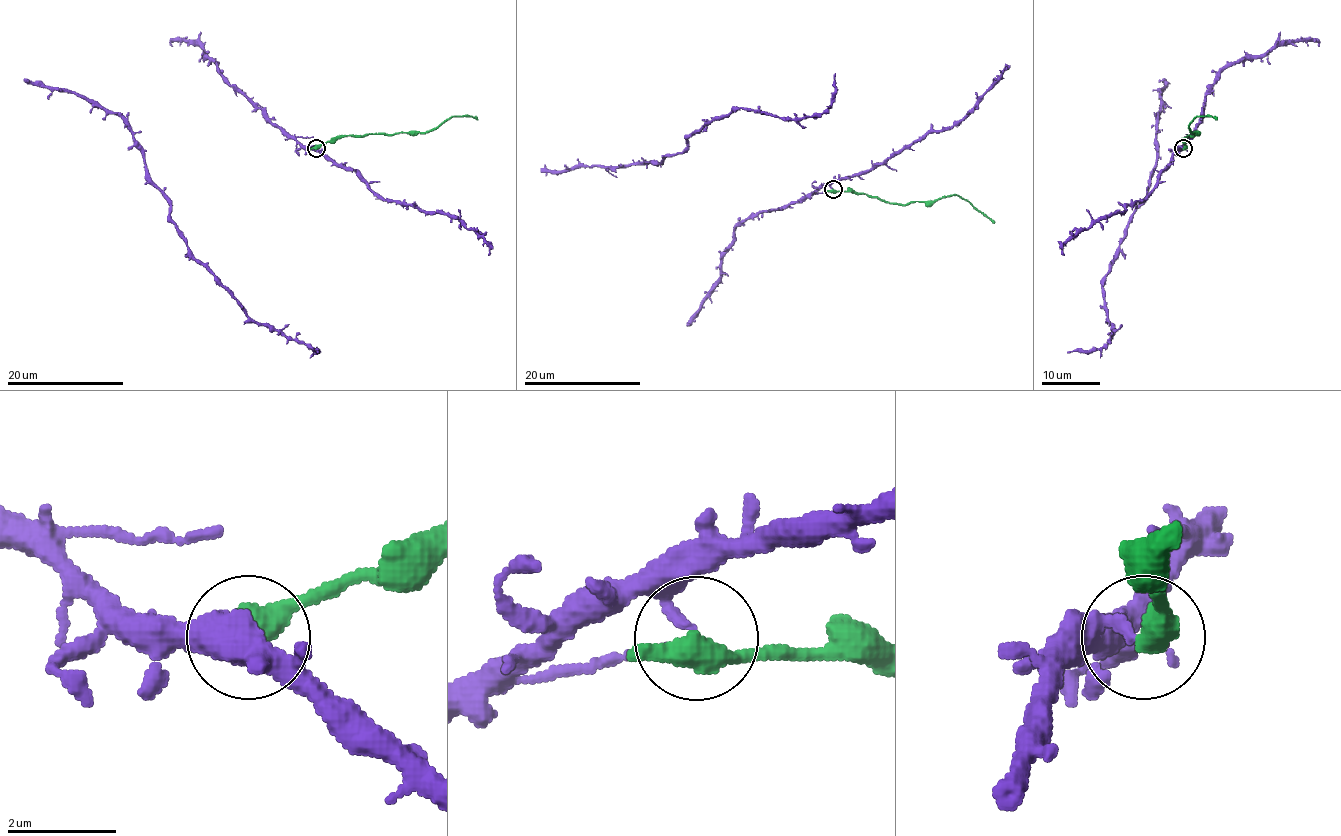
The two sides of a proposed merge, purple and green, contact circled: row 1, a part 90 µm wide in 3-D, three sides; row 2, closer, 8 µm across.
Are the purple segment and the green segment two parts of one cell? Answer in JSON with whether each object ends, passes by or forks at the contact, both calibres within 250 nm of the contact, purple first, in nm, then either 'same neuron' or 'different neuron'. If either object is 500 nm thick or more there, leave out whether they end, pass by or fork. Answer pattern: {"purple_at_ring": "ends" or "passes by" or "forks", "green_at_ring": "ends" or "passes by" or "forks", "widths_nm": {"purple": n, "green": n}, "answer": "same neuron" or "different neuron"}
{"purple_at_ring": "ends", "green_at_ring": "passes by", "widths_nm": {"purple": 200, "green": 440}, "answer": "different neuron"}

